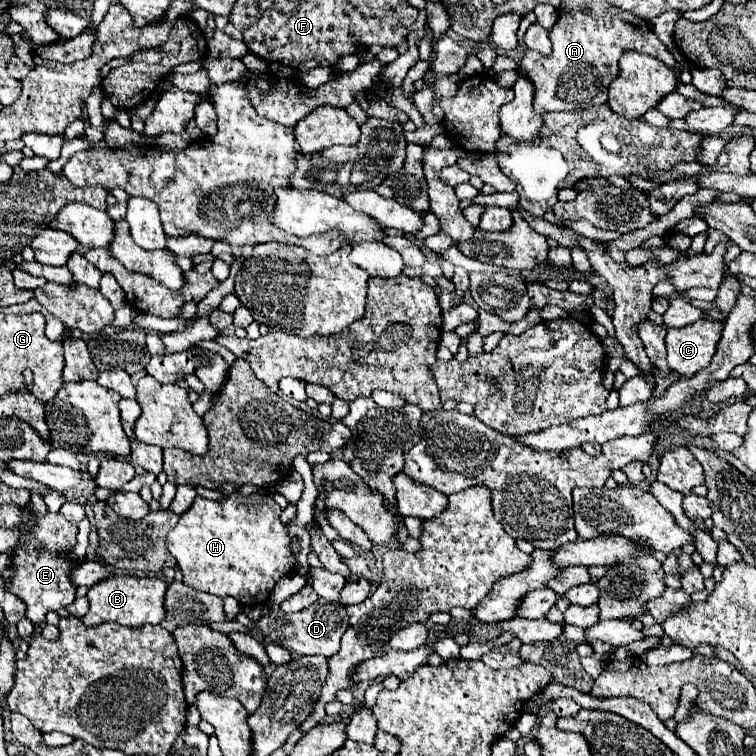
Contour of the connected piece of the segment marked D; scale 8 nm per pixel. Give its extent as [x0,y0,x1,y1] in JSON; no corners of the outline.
[257,598,347,656]

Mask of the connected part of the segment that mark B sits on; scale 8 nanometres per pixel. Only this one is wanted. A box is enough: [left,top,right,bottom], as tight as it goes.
[83,576,167,626]

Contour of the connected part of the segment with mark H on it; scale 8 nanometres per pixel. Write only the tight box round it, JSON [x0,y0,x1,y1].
[167,494,295,604]

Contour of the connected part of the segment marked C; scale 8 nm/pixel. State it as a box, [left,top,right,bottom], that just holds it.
[667,322,721,376]

